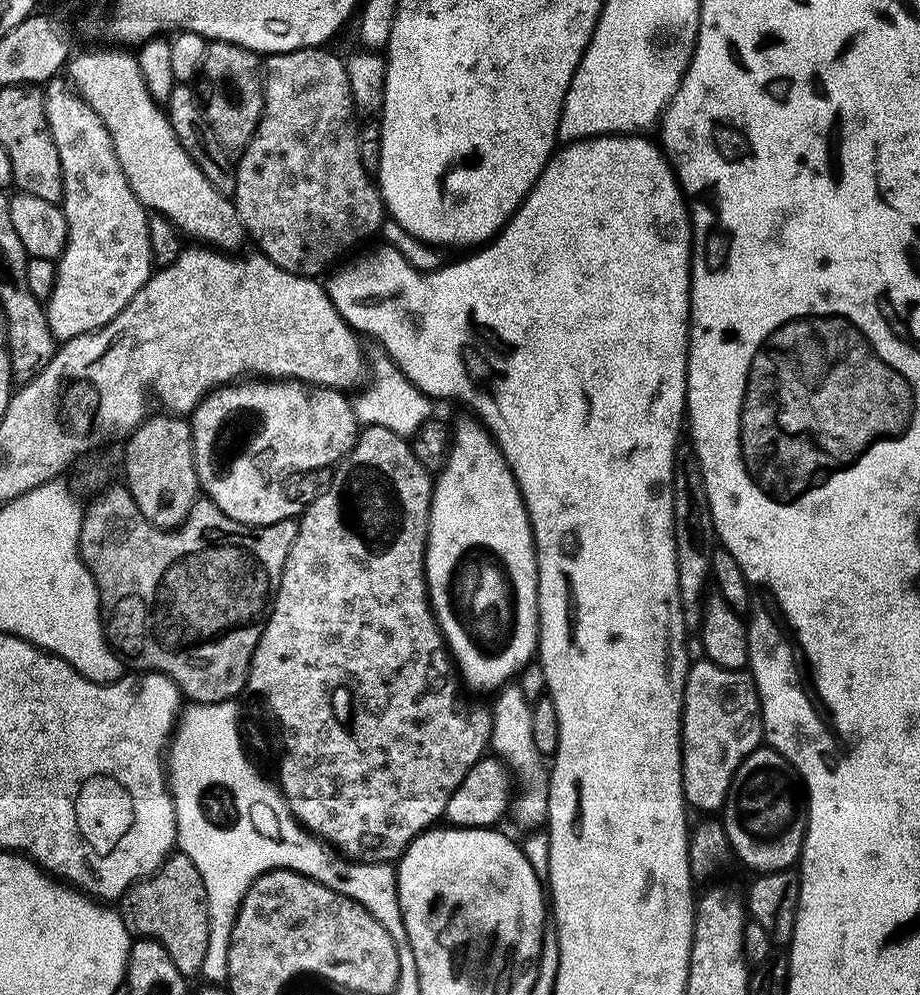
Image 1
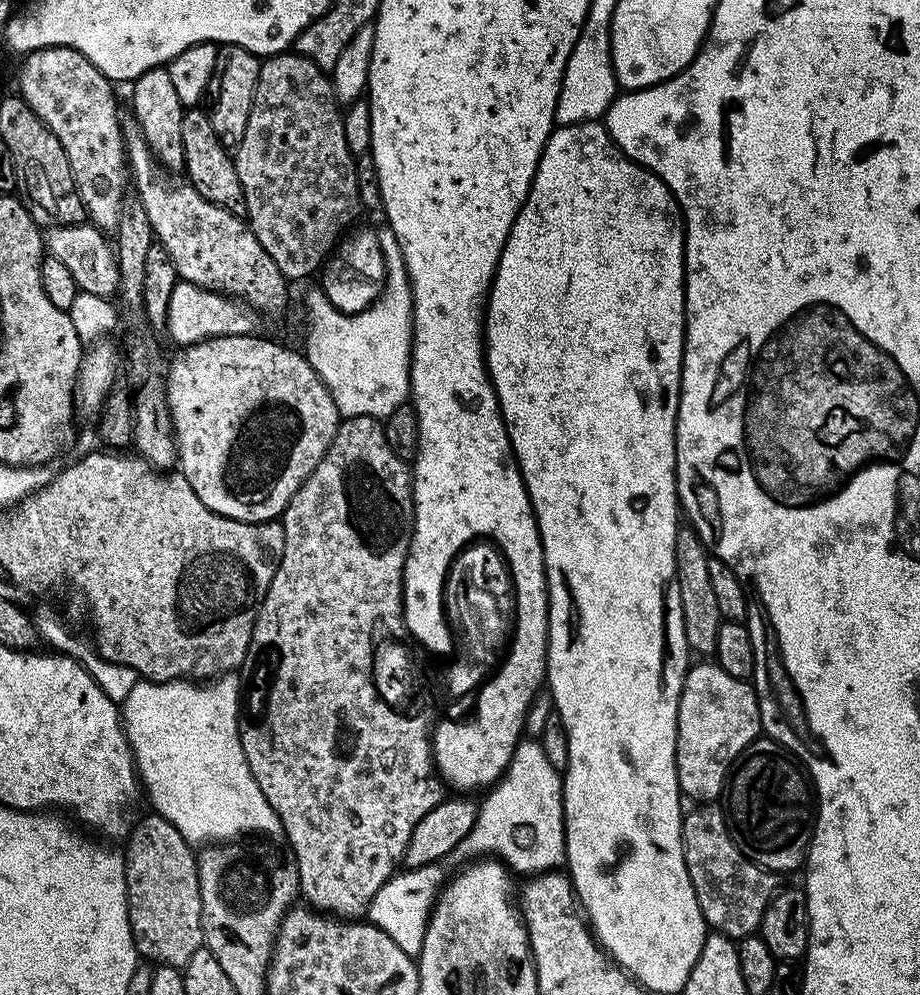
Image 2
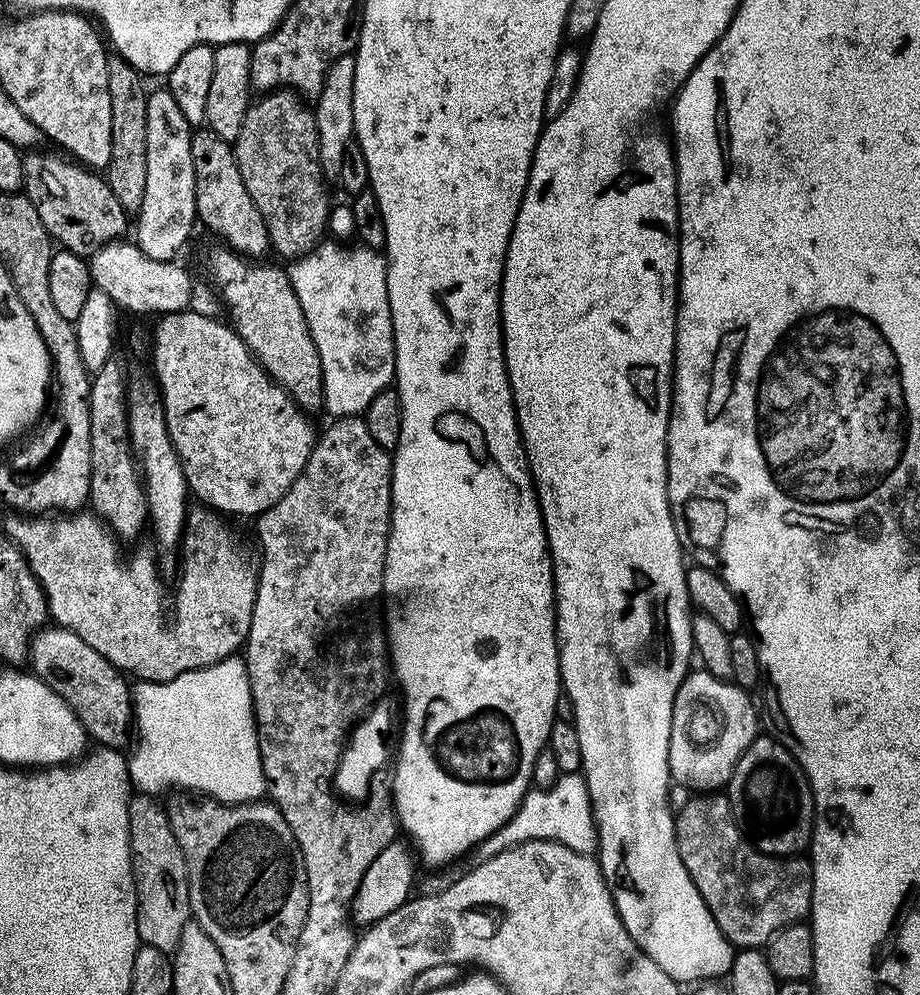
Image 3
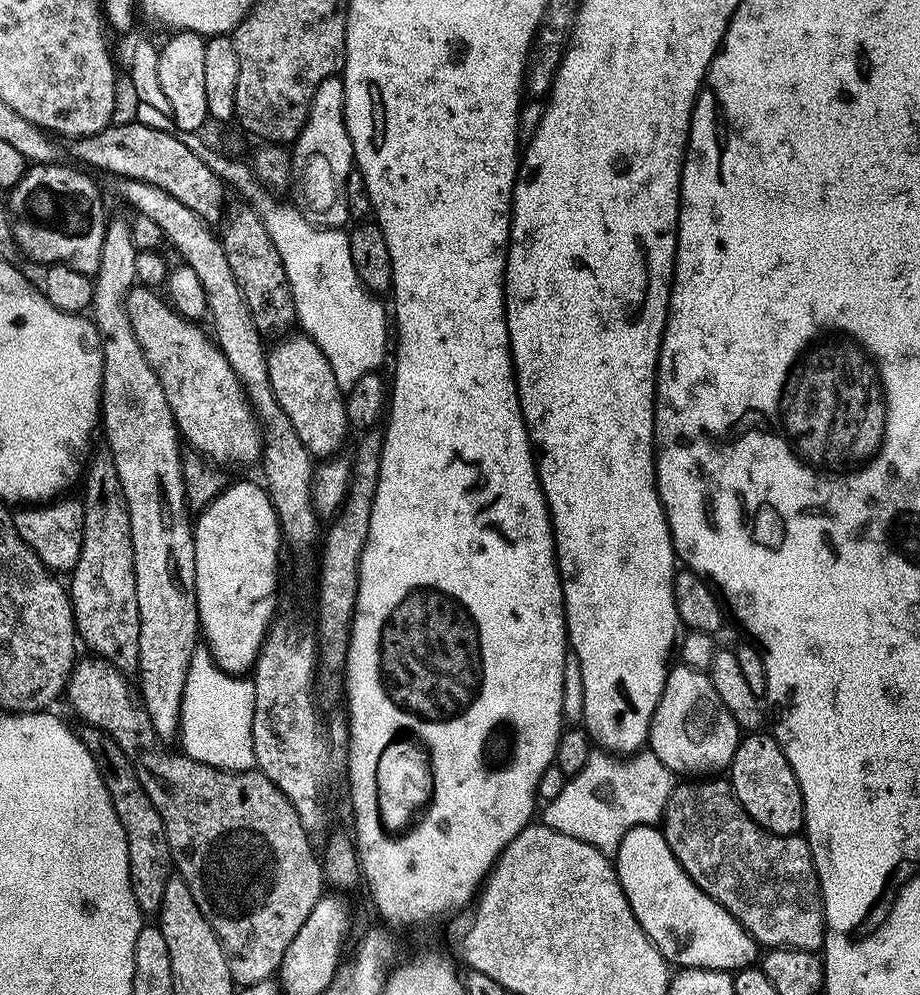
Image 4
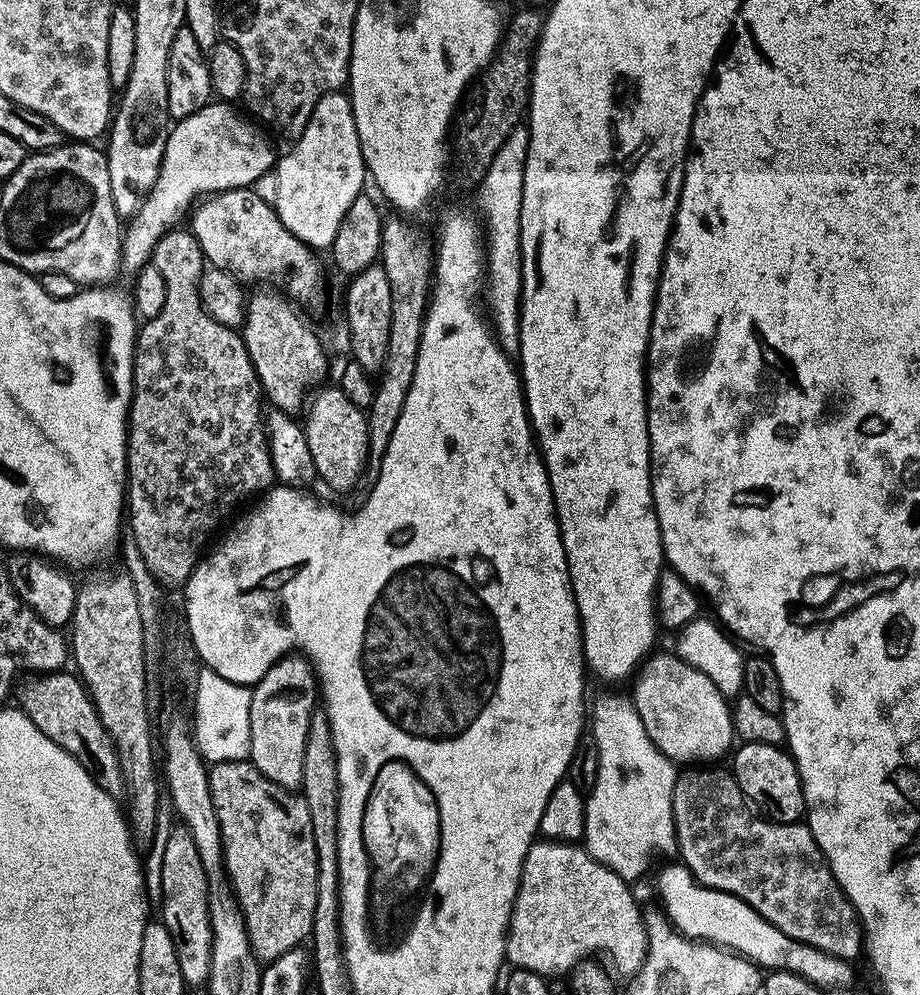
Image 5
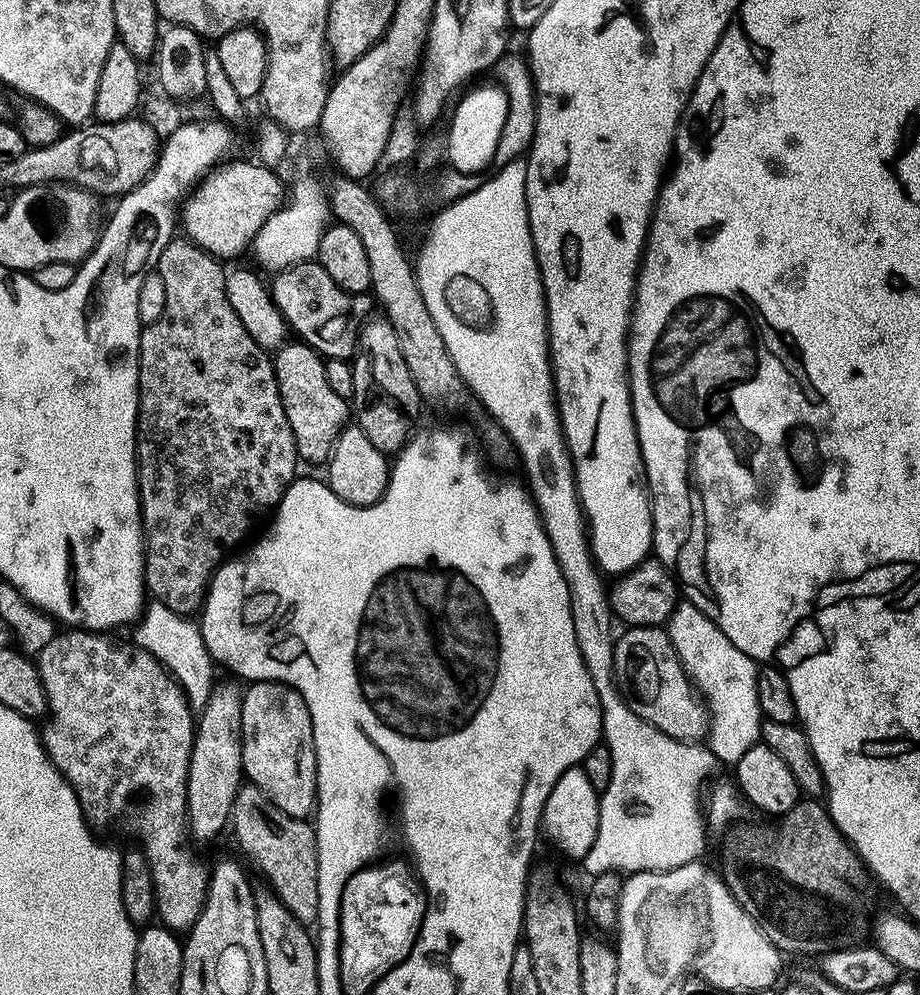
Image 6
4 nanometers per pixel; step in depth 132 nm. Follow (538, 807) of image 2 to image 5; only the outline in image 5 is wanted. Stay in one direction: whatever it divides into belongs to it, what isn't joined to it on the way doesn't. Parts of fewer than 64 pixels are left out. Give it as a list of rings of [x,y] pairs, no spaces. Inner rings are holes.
[[[627,695],[591,701],[590,736],[598,750],[598,778],[584,806],[582,844],[599,864],[623,880],[635,882],[655,852],[676,852],[672,795],[678,768],[650,742],[636,705]]]

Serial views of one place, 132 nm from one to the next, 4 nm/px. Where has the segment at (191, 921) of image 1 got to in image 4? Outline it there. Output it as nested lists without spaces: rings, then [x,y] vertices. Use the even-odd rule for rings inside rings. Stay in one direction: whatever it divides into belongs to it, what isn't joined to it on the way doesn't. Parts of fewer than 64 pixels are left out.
[[[108,737],[98,739],[98,746],[92,748],[94,758],[98,762],[98,770],[102,774],[102,782],[106,782],[106,790],[110,794],[110,802],[114,806],[114,814],[118,814],[118,822],[122,822],[122,830],[126,834],[128,847],[128,865],[130,866],[130,886],[134,890],[134,898],[138,902],[141,913],[159,913],[162,896],[166,894],[166,882],[174,875],[172,851],[166,838],[166,826],[158,814],[152,801],[152,792],[144,789],[140,781],[133,757],[117,746]]]

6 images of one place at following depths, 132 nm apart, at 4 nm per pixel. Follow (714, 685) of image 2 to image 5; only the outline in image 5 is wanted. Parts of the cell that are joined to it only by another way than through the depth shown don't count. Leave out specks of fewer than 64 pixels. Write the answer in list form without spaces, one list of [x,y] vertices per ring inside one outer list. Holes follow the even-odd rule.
[[[656,650],[645,659],[635,673],[636,685],[630,691],[631,703],[636,705],[642,726],[646,726],[646,734],[650,734],[650,742],[680,766],[696,766],[701,762],[719,761],[716,760],[719,756],[727,757],[734,744],[729,701],[702,670],[668,652]]]

